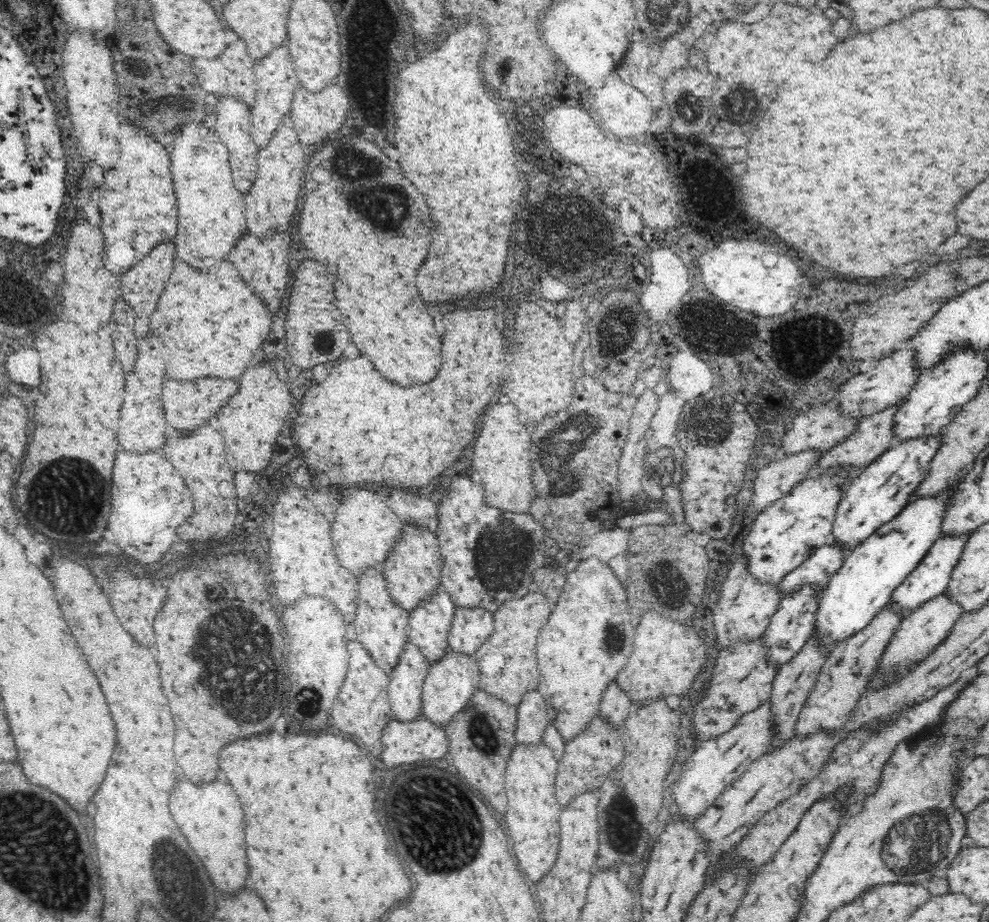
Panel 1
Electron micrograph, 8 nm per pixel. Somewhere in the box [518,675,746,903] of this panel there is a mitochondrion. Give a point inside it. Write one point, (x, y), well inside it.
(619, 815)

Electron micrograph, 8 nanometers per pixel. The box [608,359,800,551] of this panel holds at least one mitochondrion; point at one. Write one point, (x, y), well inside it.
(709, 430)

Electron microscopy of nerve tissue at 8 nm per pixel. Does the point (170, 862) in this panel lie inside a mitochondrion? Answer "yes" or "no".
yes

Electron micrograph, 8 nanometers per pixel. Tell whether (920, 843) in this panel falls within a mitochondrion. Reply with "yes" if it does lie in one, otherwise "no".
yes

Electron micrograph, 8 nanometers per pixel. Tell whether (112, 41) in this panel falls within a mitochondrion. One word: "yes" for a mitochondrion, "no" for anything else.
no

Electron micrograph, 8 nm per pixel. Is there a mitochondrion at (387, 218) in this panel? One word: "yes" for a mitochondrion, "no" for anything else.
yes

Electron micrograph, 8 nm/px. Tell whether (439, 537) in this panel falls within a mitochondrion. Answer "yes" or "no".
no

